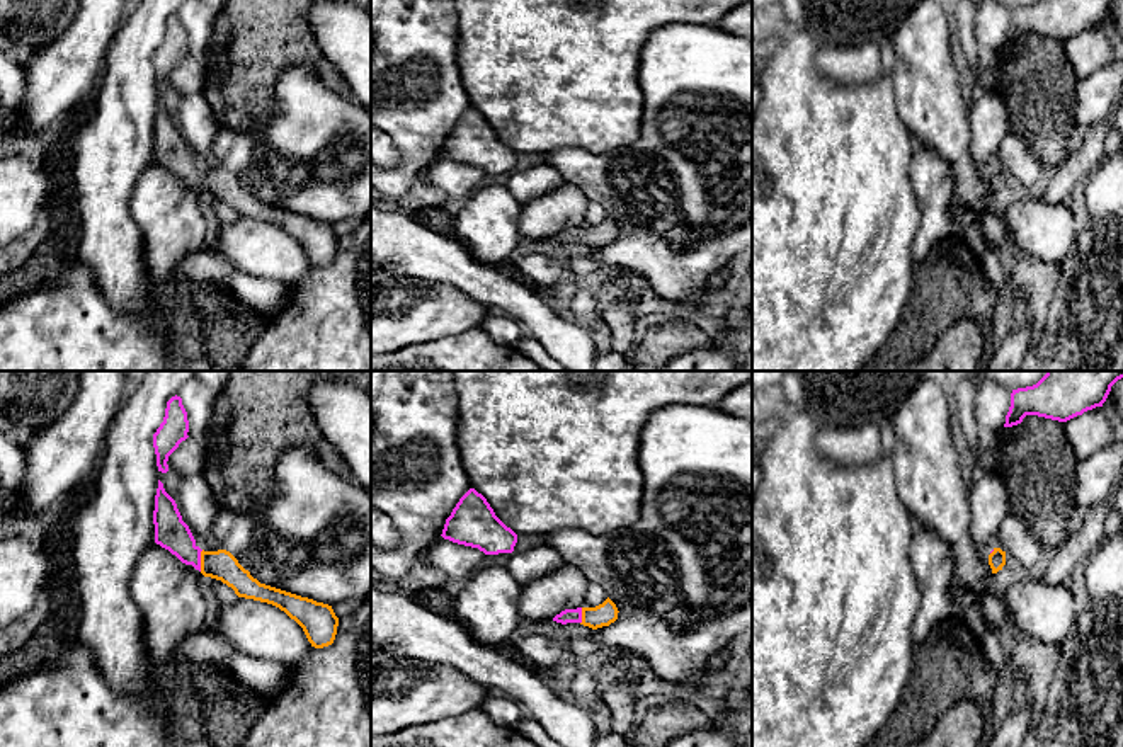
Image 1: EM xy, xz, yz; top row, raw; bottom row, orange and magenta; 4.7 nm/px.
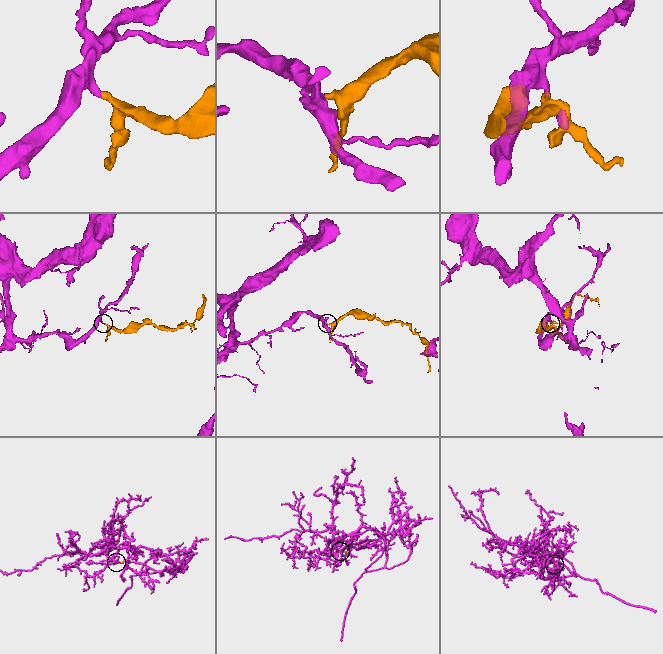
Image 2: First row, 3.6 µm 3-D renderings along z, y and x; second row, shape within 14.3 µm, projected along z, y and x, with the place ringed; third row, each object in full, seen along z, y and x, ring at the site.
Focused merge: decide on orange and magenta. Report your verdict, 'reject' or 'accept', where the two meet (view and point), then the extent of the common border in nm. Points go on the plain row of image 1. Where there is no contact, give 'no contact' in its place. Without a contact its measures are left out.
accept | xy (201, 179) | 110 nm

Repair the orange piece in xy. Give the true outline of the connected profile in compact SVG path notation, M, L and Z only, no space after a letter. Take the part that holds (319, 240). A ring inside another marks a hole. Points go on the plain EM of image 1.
M160 99L155 114L153 143L155 162L168 168L182 182L192 184L204 196L221 199L238 216L279 226L303 247L311 265L323 267L333 262L339 237L332 225L260 202L226 168L201 168L189 145L182 140L175 119L165 111Z

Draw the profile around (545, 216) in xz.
M565 182L541 197L524 204L519 233L524 240L553 238L565 228L585 226L590 199L573 184Z

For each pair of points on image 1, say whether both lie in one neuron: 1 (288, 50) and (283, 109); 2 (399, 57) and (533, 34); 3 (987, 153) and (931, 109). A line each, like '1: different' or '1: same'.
1: different
2: different
3: different

